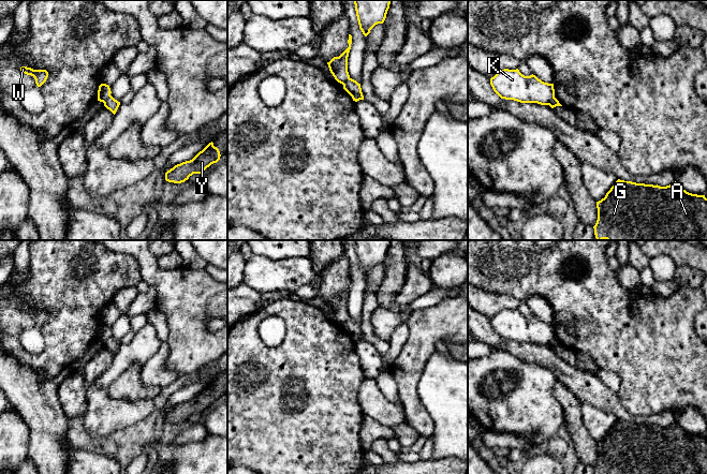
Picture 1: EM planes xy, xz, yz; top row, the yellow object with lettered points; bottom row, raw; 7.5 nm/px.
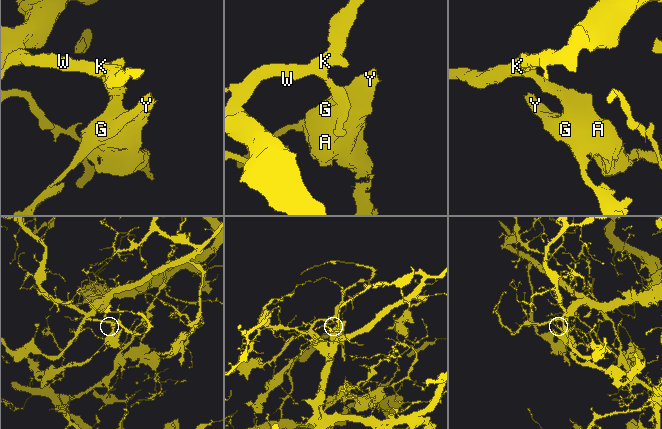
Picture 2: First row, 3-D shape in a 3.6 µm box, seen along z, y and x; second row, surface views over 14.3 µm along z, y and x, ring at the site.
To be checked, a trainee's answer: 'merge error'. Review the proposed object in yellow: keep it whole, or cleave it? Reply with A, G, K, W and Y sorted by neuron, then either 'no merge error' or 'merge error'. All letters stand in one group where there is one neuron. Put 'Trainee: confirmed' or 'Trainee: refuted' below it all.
A G Y / K W; merge error
Trainee: confirmed

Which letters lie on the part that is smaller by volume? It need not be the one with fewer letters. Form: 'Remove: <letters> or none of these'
Remove: A, G, Y

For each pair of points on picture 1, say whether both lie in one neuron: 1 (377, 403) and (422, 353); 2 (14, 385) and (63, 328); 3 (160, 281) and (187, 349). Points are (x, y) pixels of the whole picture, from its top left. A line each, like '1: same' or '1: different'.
1: different
2: different
3: same

